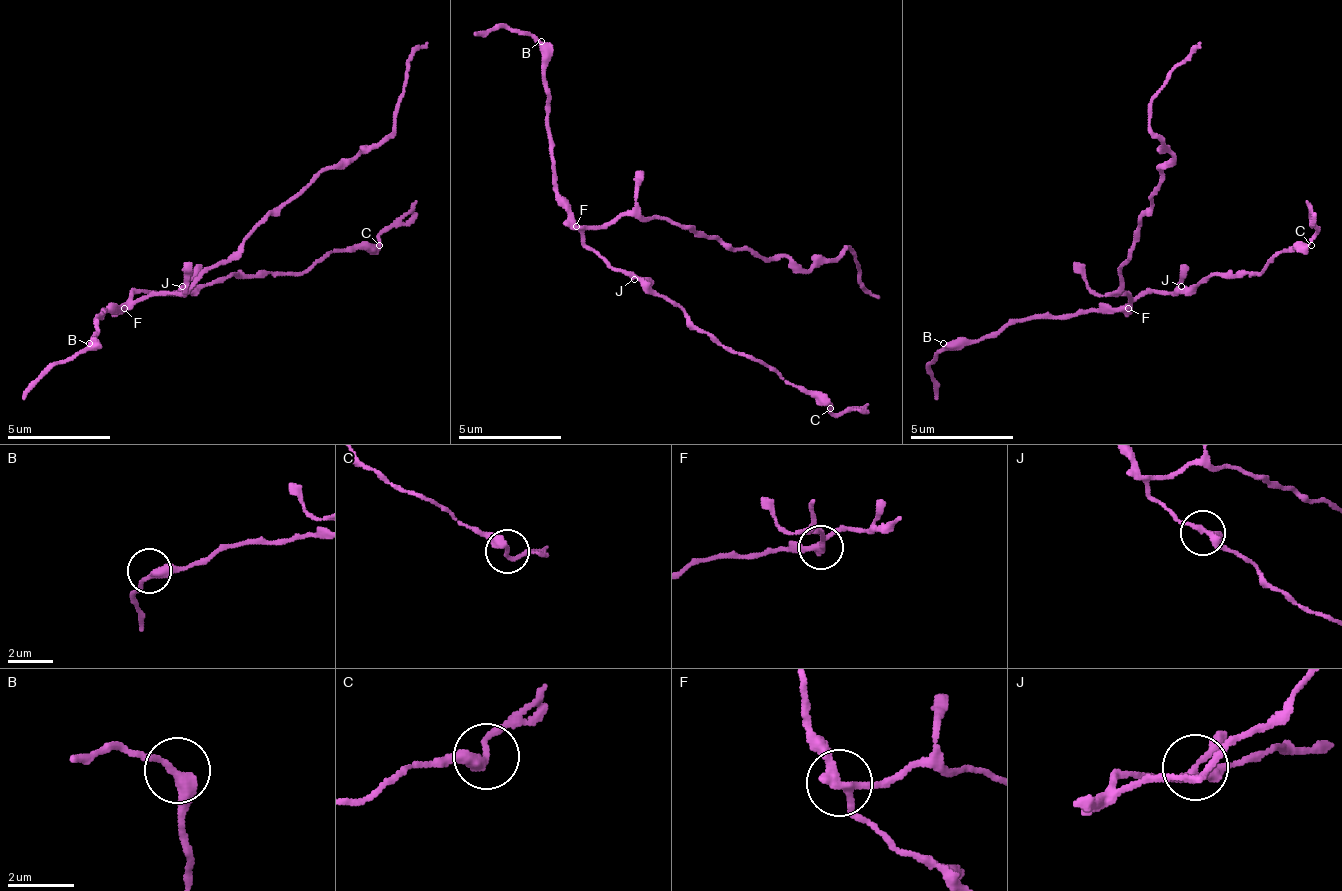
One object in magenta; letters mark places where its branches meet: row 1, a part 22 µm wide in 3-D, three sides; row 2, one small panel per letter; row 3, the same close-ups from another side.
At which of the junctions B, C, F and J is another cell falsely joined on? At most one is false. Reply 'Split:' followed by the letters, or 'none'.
Split: F

